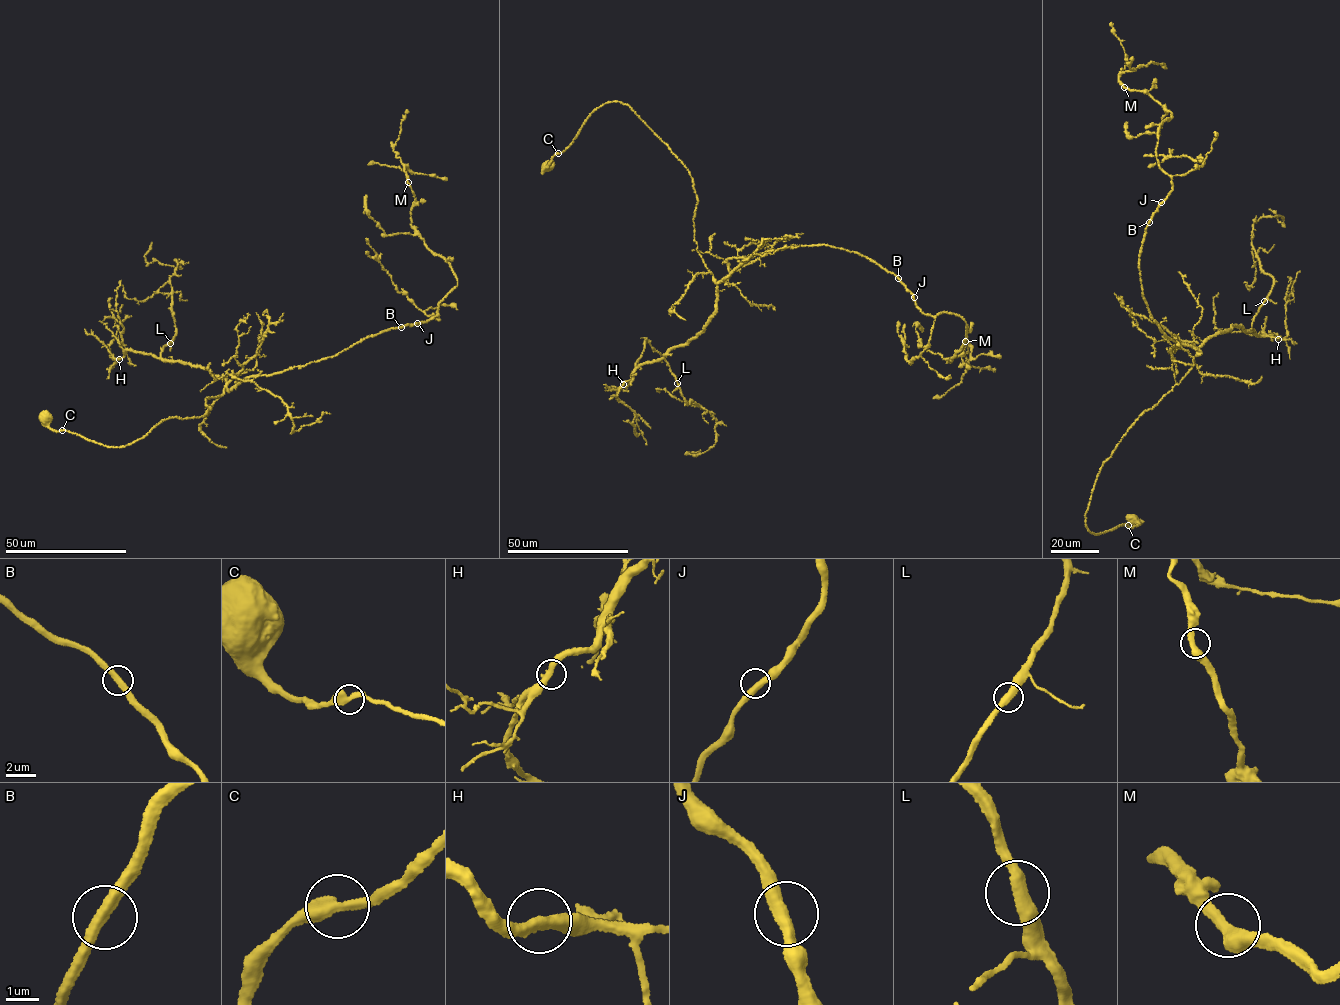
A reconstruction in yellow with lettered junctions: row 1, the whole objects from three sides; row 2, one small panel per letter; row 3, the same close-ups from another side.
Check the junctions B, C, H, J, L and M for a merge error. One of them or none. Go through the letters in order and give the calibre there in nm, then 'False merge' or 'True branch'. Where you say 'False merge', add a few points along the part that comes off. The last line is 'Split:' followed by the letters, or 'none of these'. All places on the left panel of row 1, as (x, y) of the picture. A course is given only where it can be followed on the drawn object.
B: Thickness 400 nm. True branch
C: Thickness 440 nm. True branch
H: Thickness 400 nm. True branch
J: Thickness 400 nm. True branch
L: Thickness 400 nm. True branch
M: Thickness 400 nm. True branch
Split: none of these

